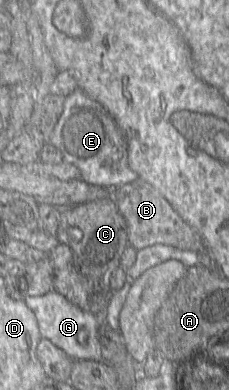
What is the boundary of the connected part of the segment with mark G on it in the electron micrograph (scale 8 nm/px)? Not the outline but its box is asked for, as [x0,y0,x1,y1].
[25,290,103,361]

